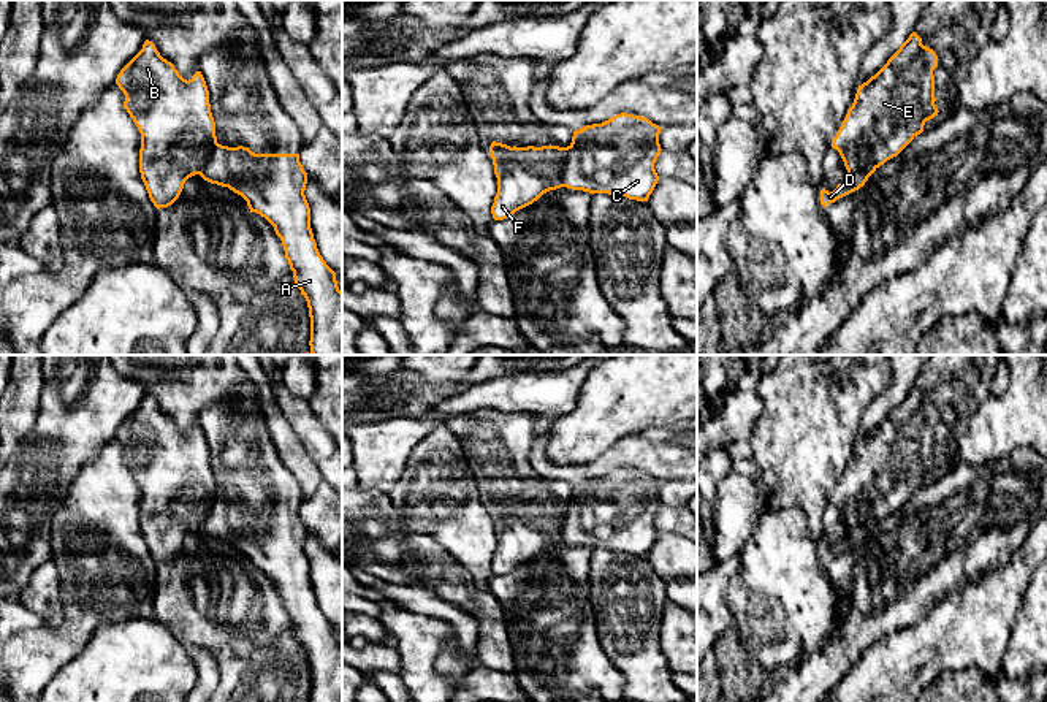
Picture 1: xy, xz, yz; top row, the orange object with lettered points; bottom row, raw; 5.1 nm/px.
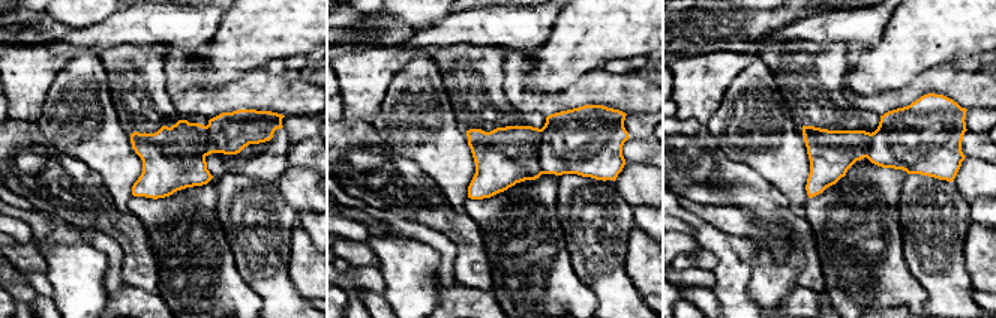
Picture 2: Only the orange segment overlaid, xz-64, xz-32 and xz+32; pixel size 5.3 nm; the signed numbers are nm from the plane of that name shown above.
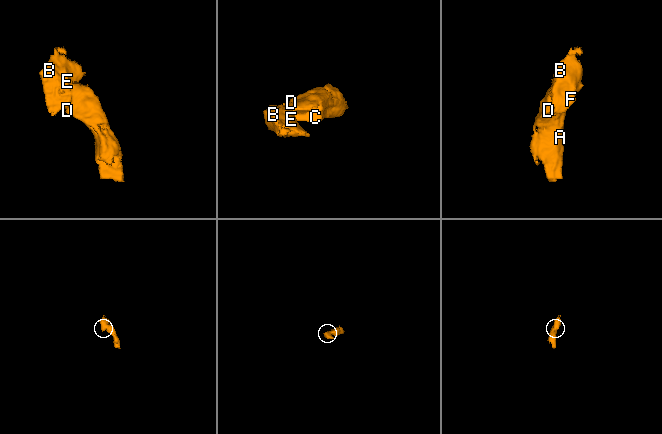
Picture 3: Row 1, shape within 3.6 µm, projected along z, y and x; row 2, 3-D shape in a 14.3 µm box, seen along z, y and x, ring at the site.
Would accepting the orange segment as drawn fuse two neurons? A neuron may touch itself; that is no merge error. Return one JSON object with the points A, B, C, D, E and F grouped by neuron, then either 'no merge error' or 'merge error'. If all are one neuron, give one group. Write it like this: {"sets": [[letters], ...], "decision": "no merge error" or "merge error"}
{"sets": [["A", "C", "D"], ["B", "E", "F"]], "decision": "merge error"}

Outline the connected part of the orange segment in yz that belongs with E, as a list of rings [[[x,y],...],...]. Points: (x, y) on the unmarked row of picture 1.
[[[912,387],[887,418],[859,441],[832,496],[847,526],[866,517],[879,523],[920,490],[927,475],[938,471],[936,422],[936,407]]]

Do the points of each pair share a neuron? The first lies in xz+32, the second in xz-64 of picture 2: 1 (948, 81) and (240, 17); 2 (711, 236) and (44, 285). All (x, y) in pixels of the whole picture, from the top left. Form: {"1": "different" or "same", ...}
{"1": "different", "2": "different"}

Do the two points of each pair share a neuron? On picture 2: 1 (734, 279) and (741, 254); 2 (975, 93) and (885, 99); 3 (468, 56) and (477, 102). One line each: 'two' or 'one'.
1: one
2: one
3: one

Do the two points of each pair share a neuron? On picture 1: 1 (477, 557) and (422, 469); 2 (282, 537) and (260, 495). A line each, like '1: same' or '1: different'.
1: same
2: same

